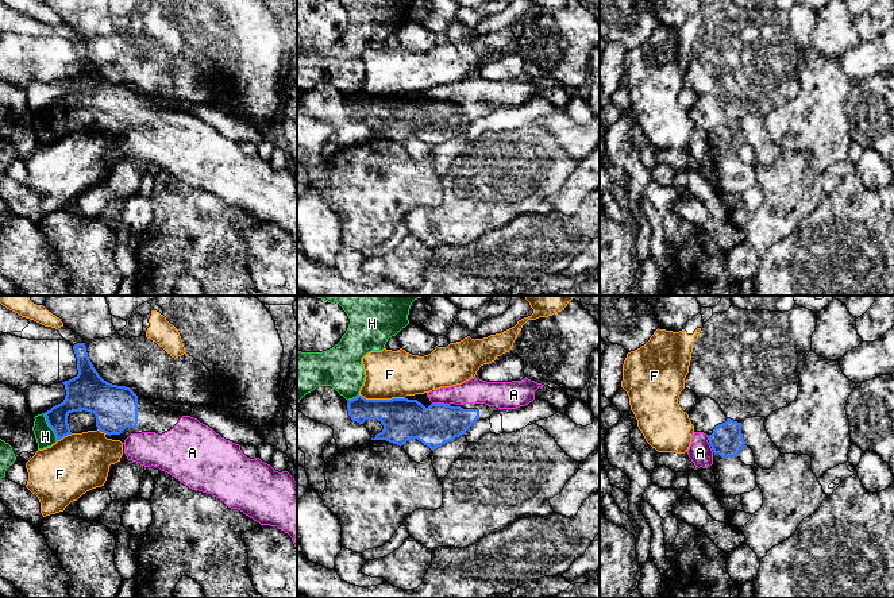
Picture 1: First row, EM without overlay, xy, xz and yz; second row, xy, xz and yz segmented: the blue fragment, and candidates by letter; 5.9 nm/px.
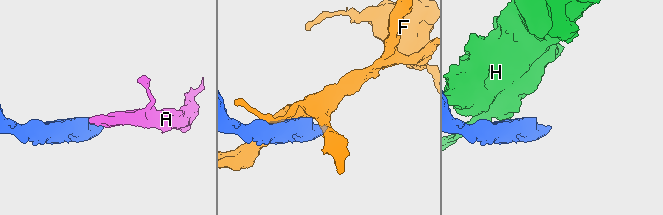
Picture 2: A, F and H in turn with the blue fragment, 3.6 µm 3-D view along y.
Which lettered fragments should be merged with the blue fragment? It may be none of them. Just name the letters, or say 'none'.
A

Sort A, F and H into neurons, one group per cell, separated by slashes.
A / F / H

